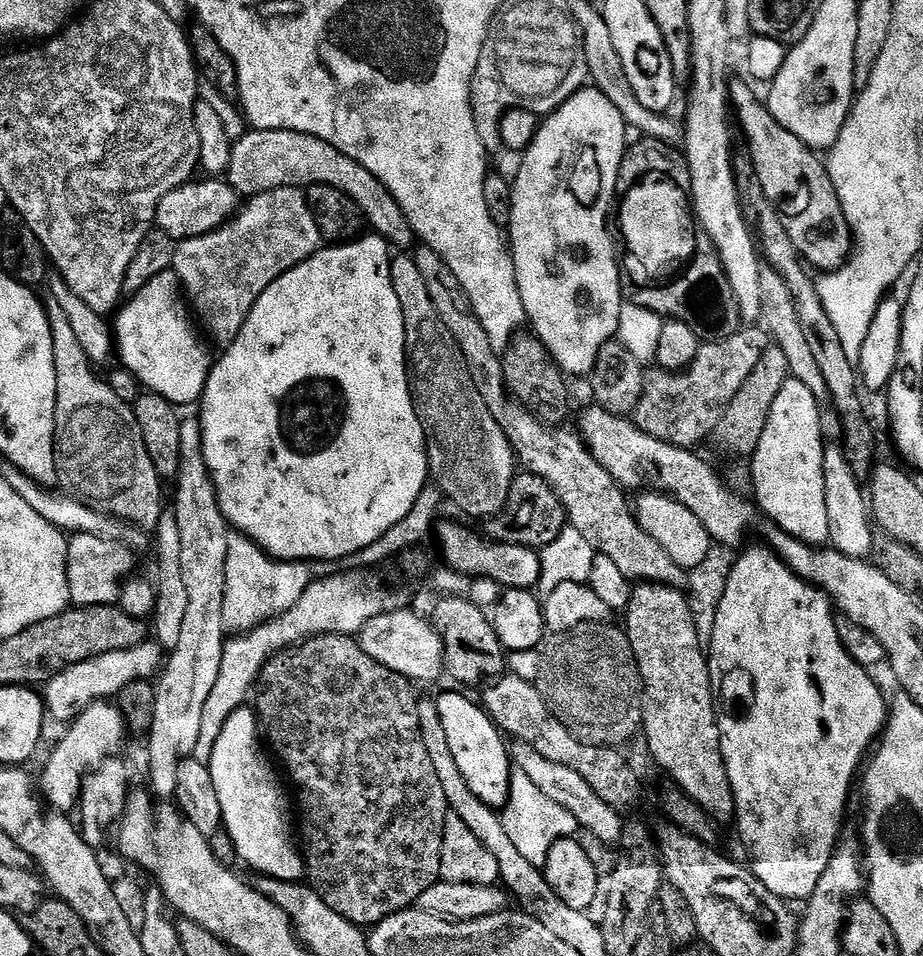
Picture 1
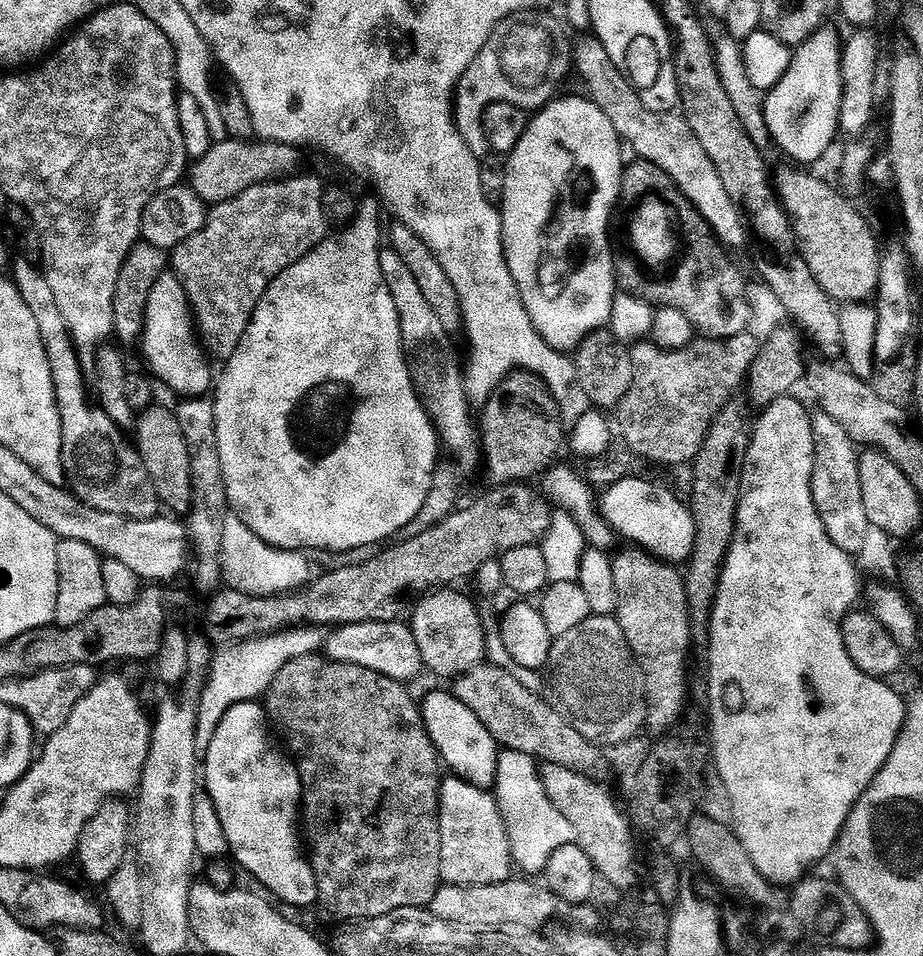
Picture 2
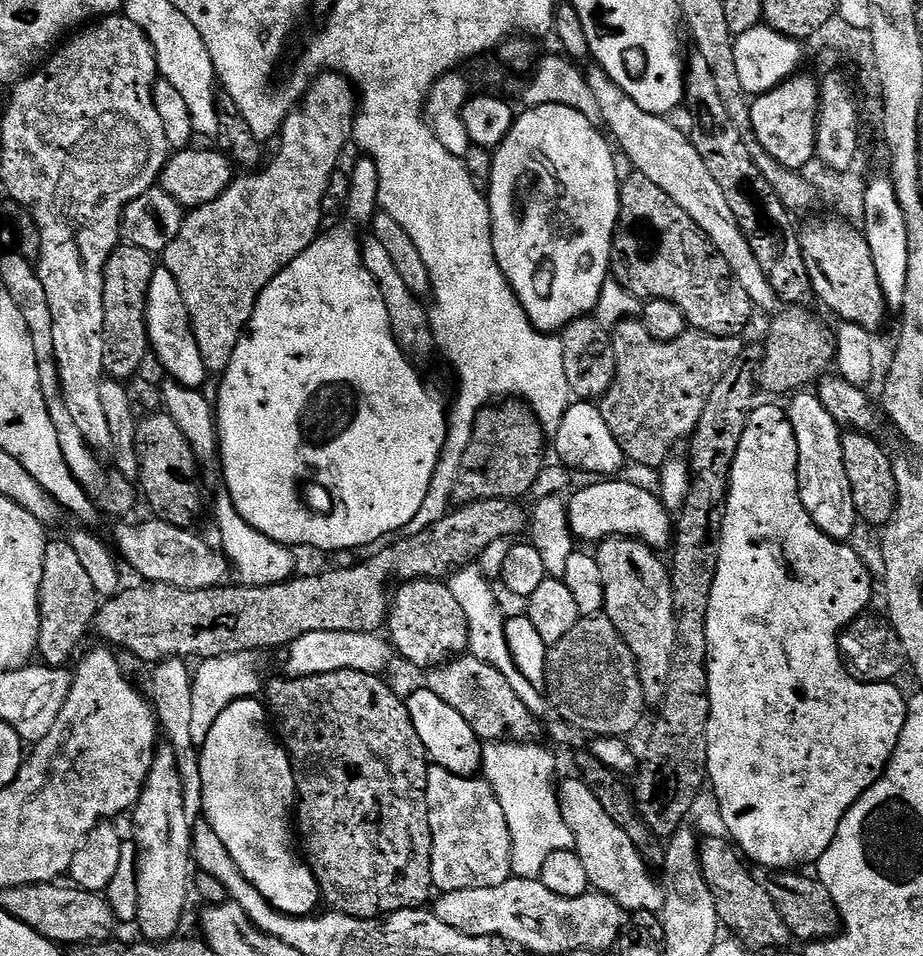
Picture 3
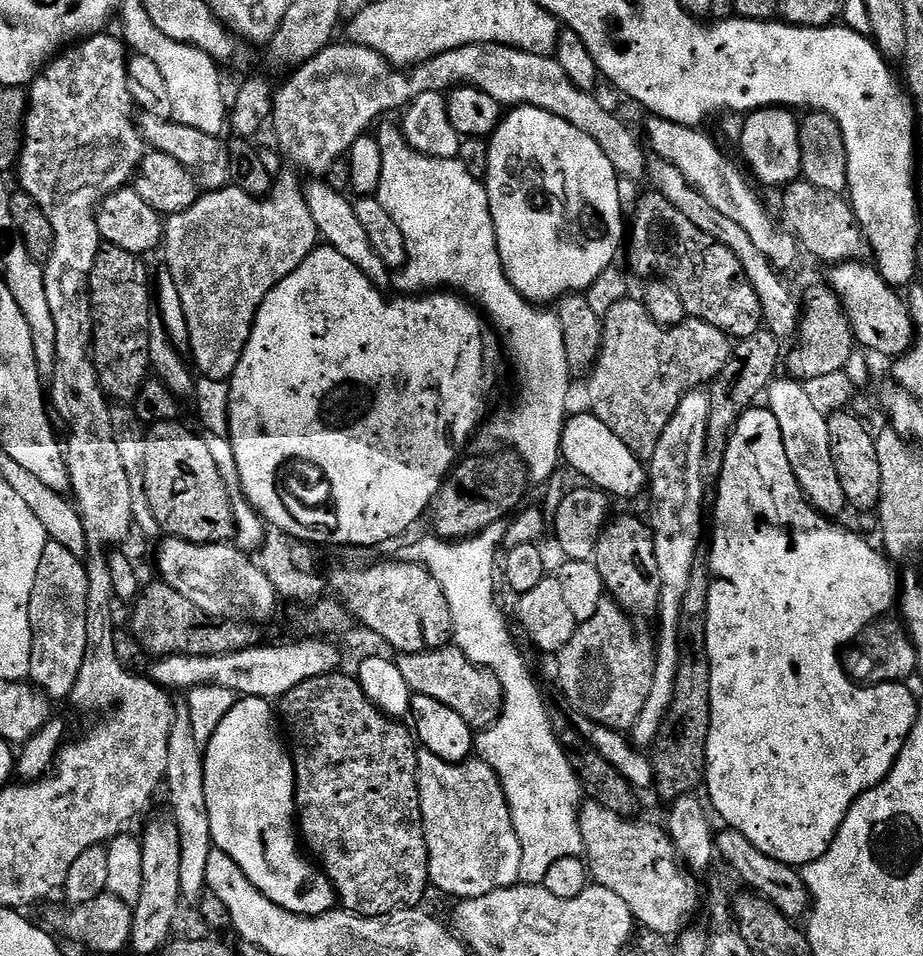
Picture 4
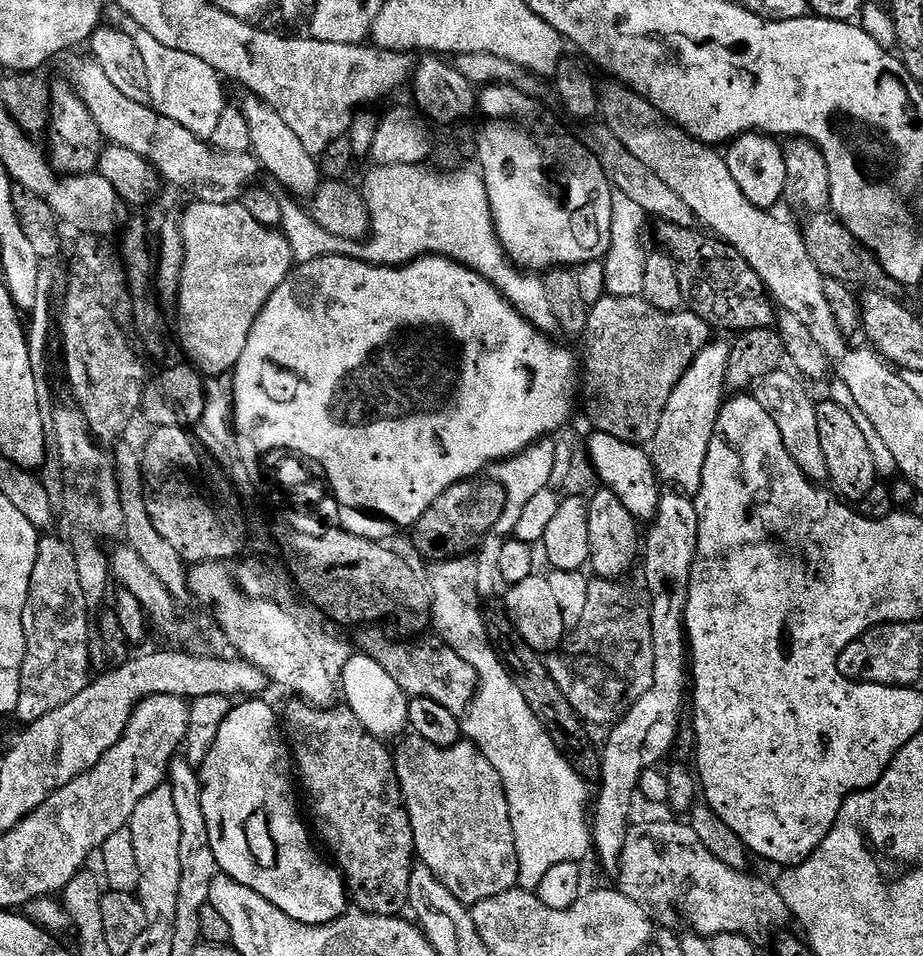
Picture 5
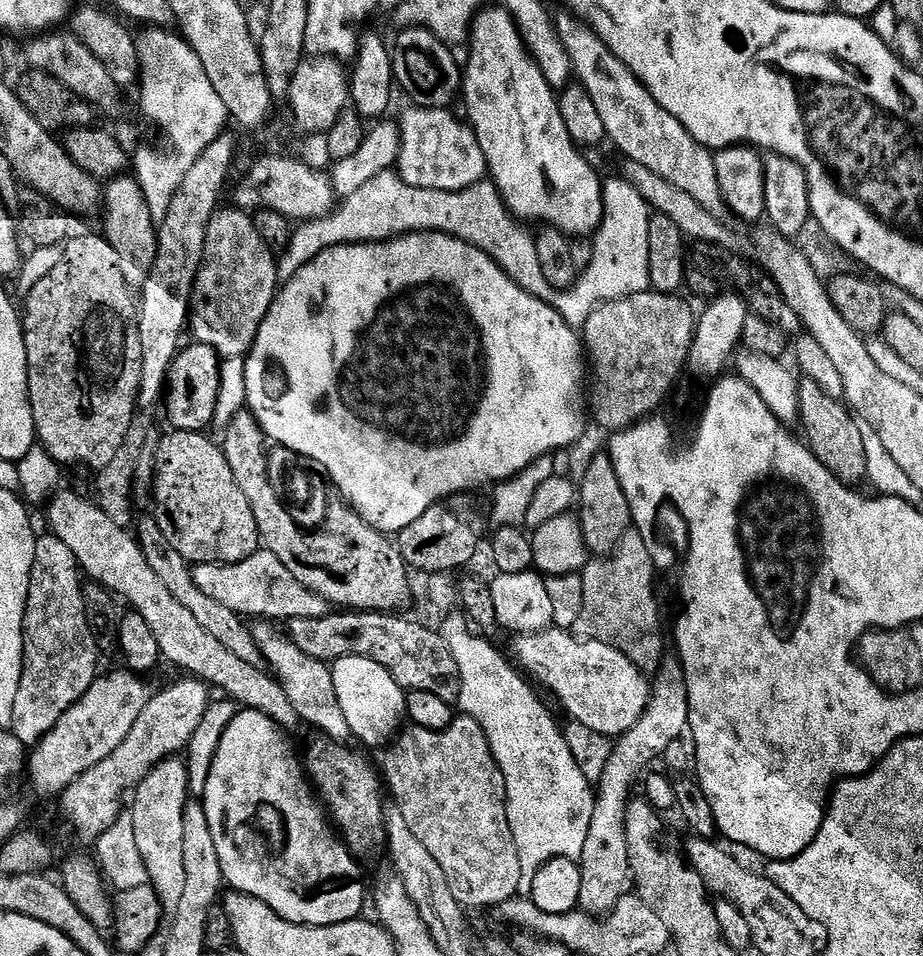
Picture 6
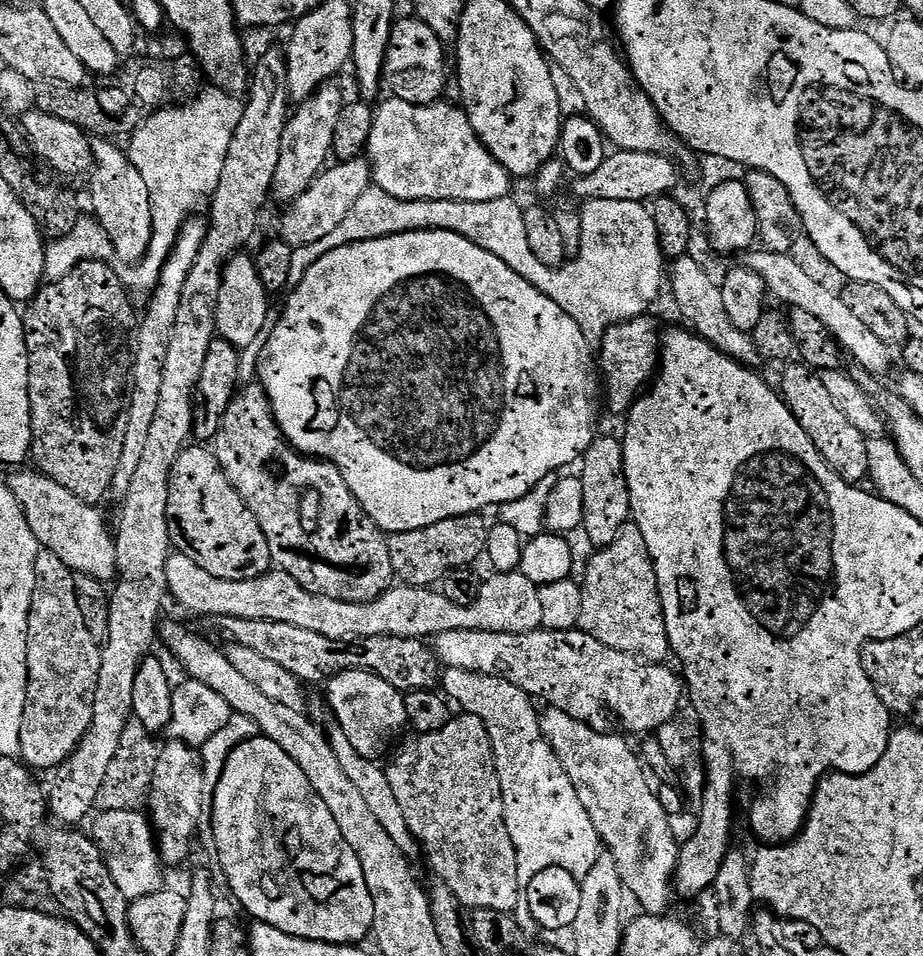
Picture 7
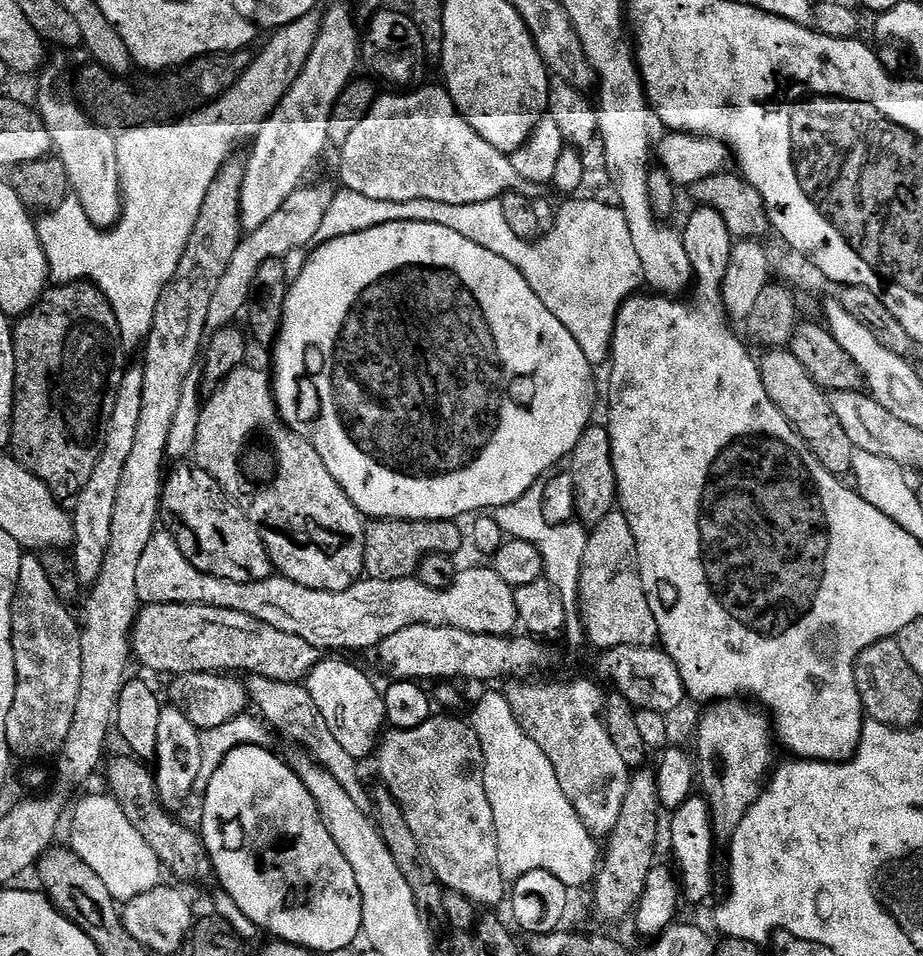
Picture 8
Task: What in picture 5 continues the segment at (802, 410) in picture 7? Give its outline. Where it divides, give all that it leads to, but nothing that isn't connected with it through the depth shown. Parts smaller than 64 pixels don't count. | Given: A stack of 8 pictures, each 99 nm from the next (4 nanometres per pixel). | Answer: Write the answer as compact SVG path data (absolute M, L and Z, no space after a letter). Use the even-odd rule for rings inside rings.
M832 400L826 401L825 404L822 404L822 402L817 403L816 412L818 433L821 438L823 453L826 456L828 480L830 481L831 487L845 501L856 502L852 500L866 499L875 490L876 482L878 482L874 455L871 454L873 441L870 439L869 433L865 431L861 421L851 411L848 413L842 405L835 404Z

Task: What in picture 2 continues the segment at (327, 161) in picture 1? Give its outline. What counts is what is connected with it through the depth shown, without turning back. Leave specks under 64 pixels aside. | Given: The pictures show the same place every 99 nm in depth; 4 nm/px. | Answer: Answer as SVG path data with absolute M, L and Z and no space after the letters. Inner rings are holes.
M226 139L195 161L188 172L190 187L209 206L236 200L243 192L259 184L271 184L289 179L301 171L301 149L295 144L276 144L273 140Z

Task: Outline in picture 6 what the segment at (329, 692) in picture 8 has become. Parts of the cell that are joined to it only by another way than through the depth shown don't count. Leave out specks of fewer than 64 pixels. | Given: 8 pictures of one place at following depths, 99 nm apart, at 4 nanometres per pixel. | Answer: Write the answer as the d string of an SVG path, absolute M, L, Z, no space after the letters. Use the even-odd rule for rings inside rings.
M342 658L331 665L335 697L346 717L349 733L368 746L385 747L407 719L407 691L395 682L384 666L370 658Z

